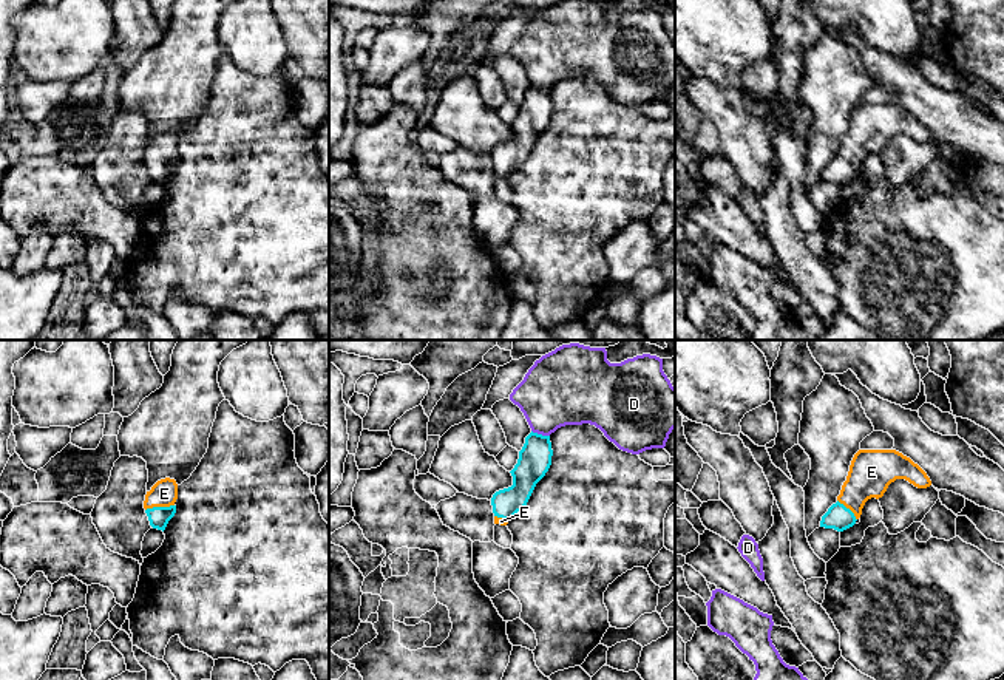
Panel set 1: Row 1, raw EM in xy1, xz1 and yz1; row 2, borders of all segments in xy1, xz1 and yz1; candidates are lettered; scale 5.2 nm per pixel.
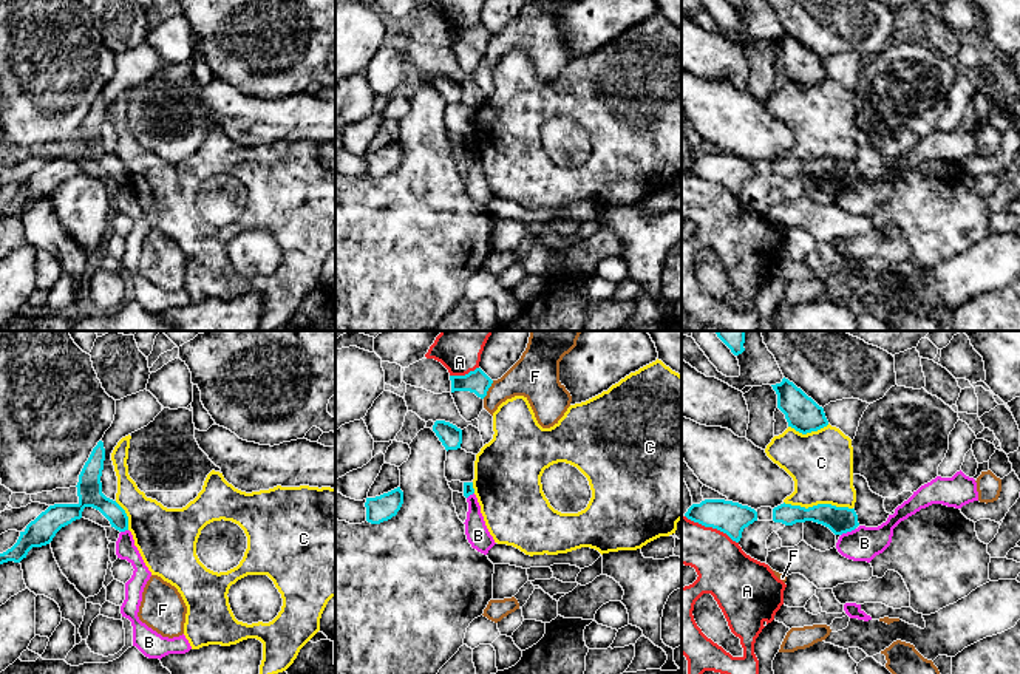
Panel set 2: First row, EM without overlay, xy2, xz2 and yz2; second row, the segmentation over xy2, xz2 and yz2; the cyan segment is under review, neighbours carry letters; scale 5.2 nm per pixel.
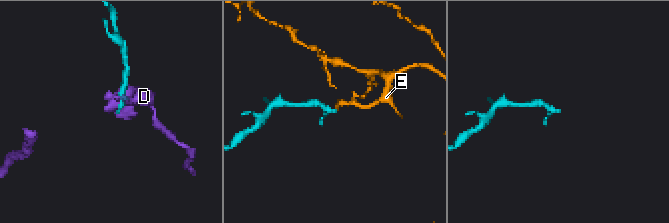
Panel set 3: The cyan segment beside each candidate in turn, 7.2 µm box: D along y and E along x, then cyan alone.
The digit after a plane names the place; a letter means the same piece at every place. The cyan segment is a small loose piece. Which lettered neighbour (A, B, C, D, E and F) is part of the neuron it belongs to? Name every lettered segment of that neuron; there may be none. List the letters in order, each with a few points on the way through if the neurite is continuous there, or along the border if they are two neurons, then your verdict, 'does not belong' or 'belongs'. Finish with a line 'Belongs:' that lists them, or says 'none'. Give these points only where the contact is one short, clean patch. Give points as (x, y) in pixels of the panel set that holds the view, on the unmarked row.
A: does not belong
B: border along yz2 (855, 181), (841, 189); does not belong
C: does not belong
D: does not belong
E: runs through xy1 (158, 170), (159, 161), (164, 147); belongs
F: does not belong
Belongs: E

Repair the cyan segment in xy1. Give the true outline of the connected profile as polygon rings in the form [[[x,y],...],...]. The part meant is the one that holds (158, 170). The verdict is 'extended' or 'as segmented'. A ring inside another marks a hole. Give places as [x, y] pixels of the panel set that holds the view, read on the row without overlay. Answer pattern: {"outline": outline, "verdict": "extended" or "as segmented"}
{"outline": [[[165,131],[158,134],[145,148],[144,162],[150,179],[165,184],[168,175],[176,167],[178,138],[175,133]]], "verdict": "extended"}

